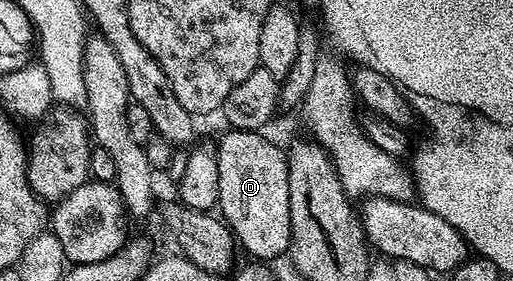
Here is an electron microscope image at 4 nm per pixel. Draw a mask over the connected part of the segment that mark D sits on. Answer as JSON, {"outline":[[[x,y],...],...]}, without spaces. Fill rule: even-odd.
{"outline":[[[229,129],[216,142],[219,163],[219,211],[232,230],[236,244],[249,252],[250,258],[262,263],[273,263],[276,257],[284,258],[289,251],[291,211],[289,210],[289,163],[286,154],[272,145],[260,132],[247,129]]]}

